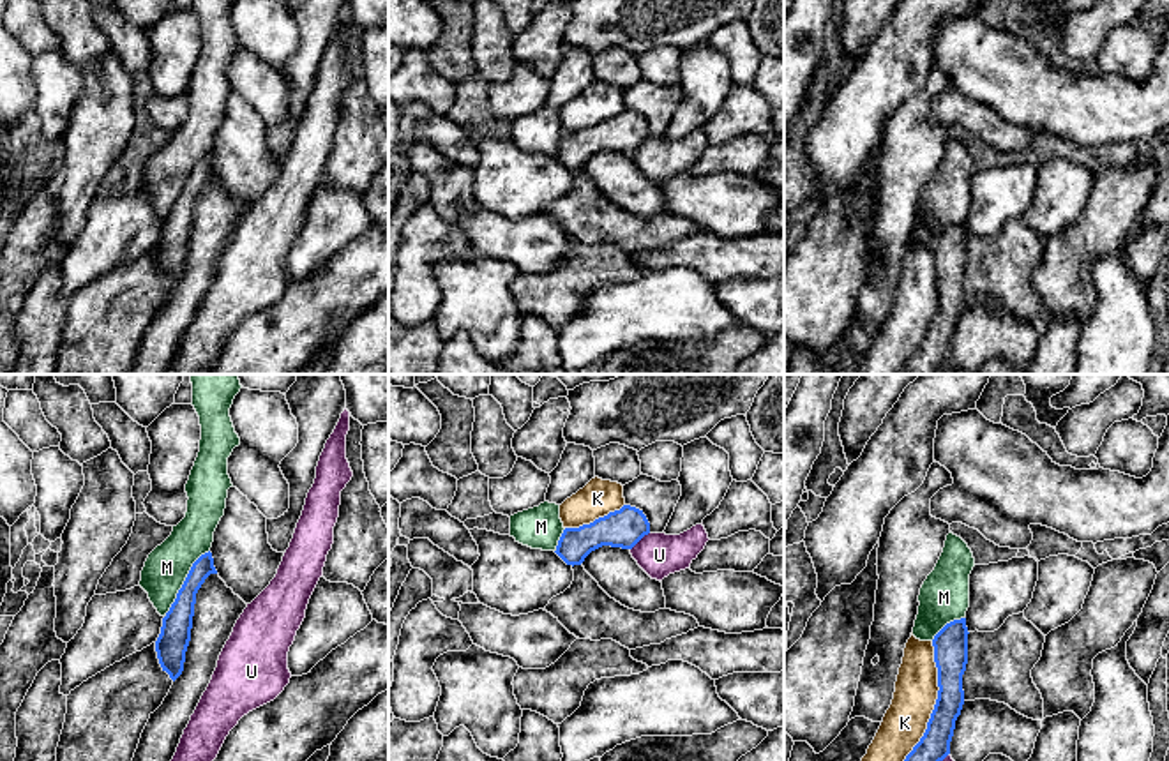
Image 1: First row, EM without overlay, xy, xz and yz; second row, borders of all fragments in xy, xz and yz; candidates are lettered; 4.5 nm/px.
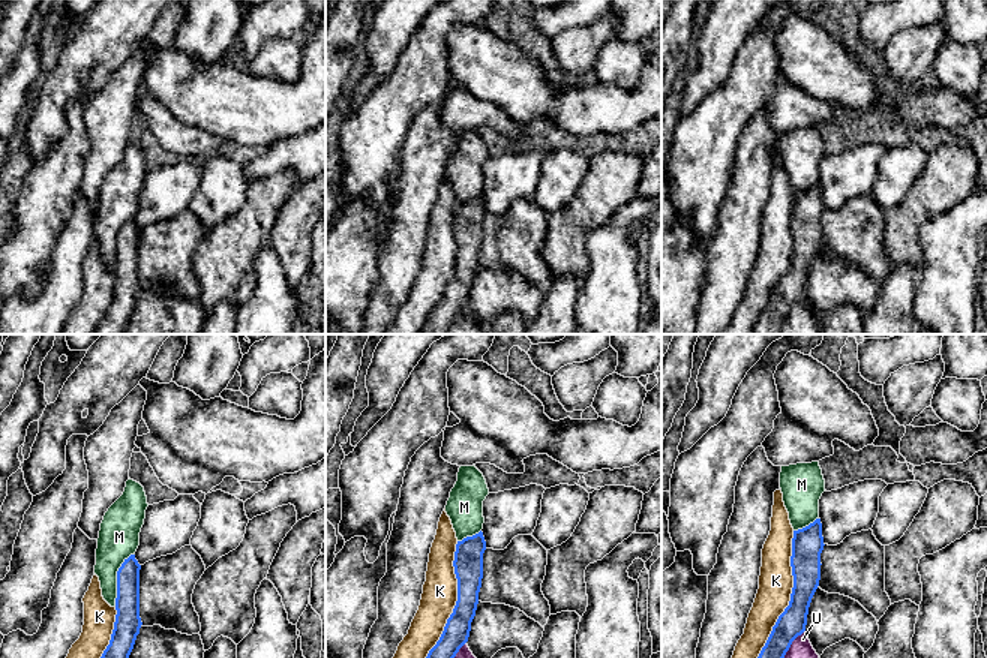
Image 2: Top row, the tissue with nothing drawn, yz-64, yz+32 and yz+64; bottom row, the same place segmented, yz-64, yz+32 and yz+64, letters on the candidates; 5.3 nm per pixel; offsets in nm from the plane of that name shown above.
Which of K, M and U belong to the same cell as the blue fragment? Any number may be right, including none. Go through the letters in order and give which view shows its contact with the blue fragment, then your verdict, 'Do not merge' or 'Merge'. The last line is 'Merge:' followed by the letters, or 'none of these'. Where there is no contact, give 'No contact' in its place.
K: Touches blue in yz. Do not merge
M: Touches blue in xy. Do not merge
U: Touches blue in xz. Do not merge
Merge: none of these

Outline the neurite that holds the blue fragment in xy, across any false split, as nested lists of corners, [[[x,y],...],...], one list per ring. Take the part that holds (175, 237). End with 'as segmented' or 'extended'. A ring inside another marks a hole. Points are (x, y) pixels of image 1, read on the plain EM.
[[[212,157],[201,159],[191,171],[175,207],[162,222],[161,238],[155,245],[155,256],[162,275],[175,286],[185,267],[185,256],[191,245],[196,198],[210,178],[217,178]]]; as segmented

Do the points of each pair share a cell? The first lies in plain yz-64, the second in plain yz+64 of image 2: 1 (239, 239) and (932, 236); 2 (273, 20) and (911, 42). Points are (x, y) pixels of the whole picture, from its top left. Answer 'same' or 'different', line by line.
1: different
2: same

